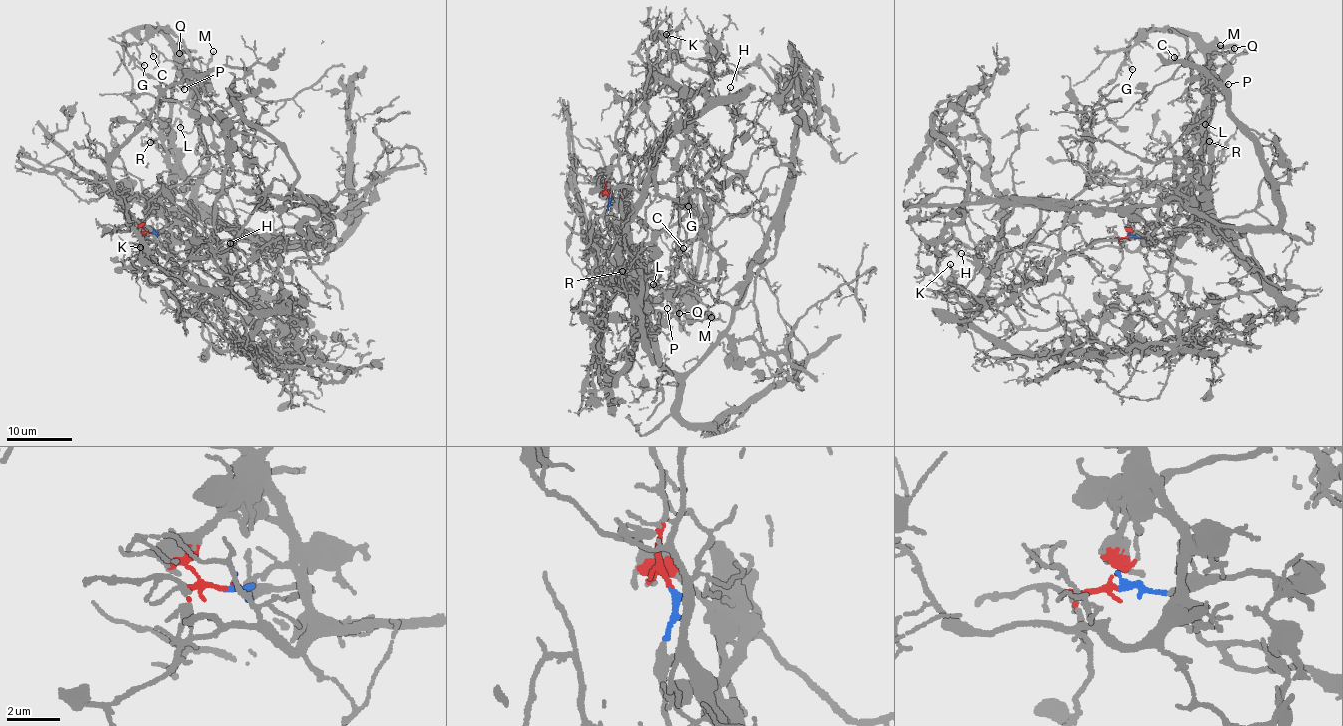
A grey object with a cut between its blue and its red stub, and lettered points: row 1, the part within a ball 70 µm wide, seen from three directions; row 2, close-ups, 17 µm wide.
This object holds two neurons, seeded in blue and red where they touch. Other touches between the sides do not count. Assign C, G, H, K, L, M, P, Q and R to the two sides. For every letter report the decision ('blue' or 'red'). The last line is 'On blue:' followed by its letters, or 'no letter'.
C: red
G: red
H: blue
K: blue
L: red
M: red
P: red
Q: red
R: red
On blue: H, K

